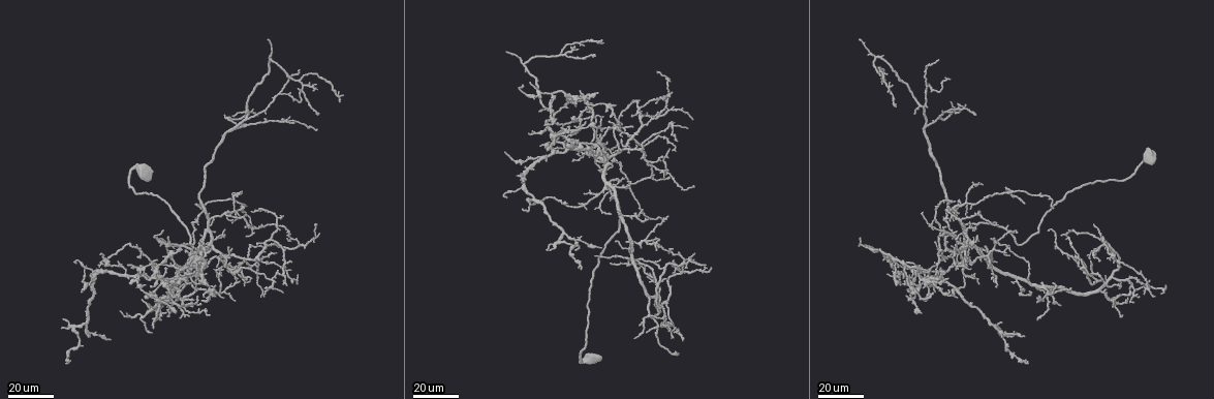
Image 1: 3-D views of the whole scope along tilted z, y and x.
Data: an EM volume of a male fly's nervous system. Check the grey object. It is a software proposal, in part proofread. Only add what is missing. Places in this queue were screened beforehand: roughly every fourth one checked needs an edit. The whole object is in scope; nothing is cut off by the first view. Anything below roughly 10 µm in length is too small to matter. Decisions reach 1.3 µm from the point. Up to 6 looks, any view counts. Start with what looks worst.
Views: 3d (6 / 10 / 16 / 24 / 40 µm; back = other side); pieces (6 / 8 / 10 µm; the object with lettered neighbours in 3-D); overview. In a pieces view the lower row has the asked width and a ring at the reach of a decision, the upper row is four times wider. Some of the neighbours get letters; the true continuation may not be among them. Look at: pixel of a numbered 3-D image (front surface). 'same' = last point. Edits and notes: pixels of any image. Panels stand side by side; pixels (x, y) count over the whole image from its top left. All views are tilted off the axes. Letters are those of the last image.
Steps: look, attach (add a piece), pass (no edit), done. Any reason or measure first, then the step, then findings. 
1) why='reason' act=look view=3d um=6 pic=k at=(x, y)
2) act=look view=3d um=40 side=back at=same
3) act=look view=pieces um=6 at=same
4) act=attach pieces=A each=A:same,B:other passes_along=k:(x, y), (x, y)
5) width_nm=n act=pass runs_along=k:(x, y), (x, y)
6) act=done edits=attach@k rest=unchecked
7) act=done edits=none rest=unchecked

why='thin end' act=look view=3d um=24 pic=1 at=(192, 245)

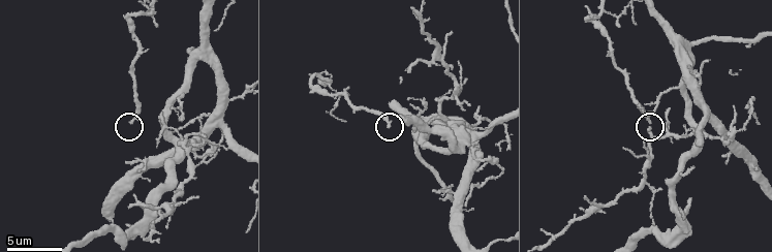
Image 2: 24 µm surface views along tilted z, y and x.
act=look view=3d um=10 pic=2 at=(388, 126)

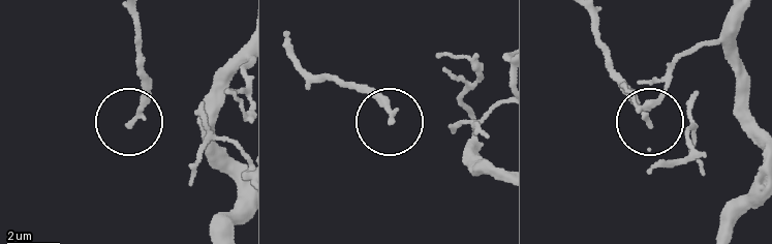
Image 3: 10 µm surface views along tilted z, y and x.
why='what lies round it' act=look view=pieces um=6 pic=3 at=(132, 123)

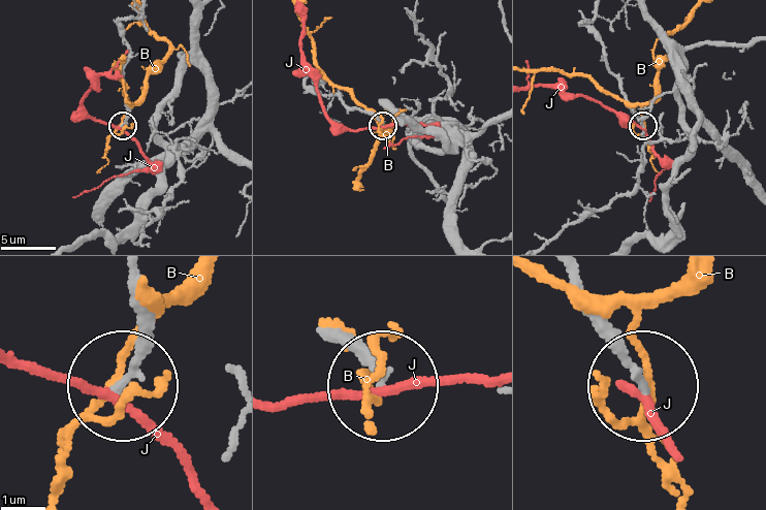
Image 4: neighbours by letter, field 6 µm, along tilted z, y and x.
act=pass each=B:other,J:other runs_along=4:(138, 290), (144, 337), (125, 380) found='none of them fits'

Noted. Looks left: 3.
why='thin end' act=look view=3d um=40 pic=1 at=(581, 266)

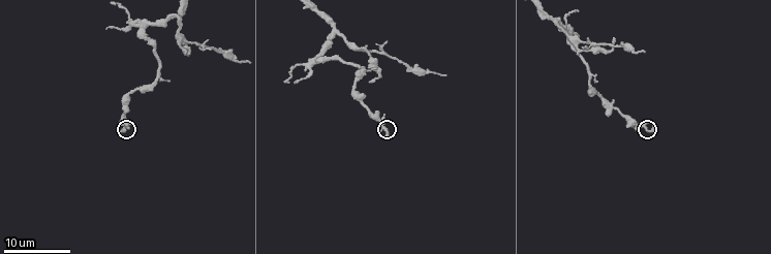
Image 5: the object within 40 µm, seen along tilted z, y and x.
why='see the neighbours' act=look view=pieces um=6 pic=5 at=(652, 125)

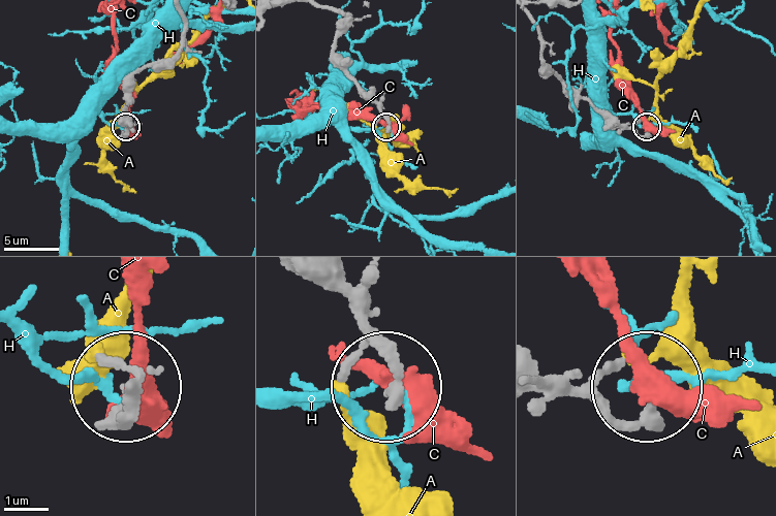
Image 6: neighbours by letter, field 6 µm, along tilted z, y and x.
act=pass each=A:other,C:other,H:other found='no lettered piece goes on from it'

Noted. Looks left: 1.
act=done edits=none rest=unchecked

